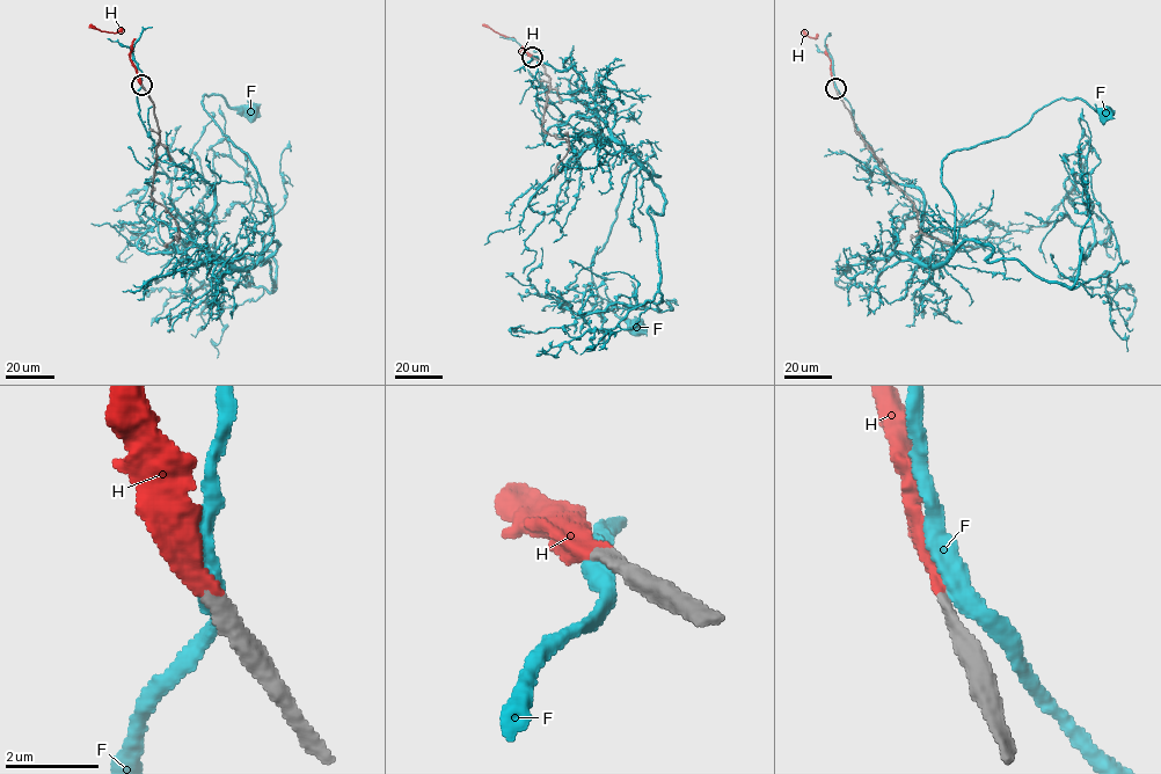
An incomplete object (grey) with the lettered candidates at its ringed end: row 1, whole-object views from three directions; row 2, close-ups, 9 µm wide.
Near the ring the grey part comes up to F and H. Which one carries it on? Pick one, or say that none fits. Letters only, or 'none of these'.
H

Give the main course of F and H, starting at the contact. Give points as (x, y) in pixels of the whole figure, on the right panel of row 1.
F: (835, 89), (877, 167), (921, 192), (927, 264), (953, 248), (949, 153), (1009, 136), (1061, 97), (1103, 112)
H: (835, 88), (826, 46), (802, 31)

